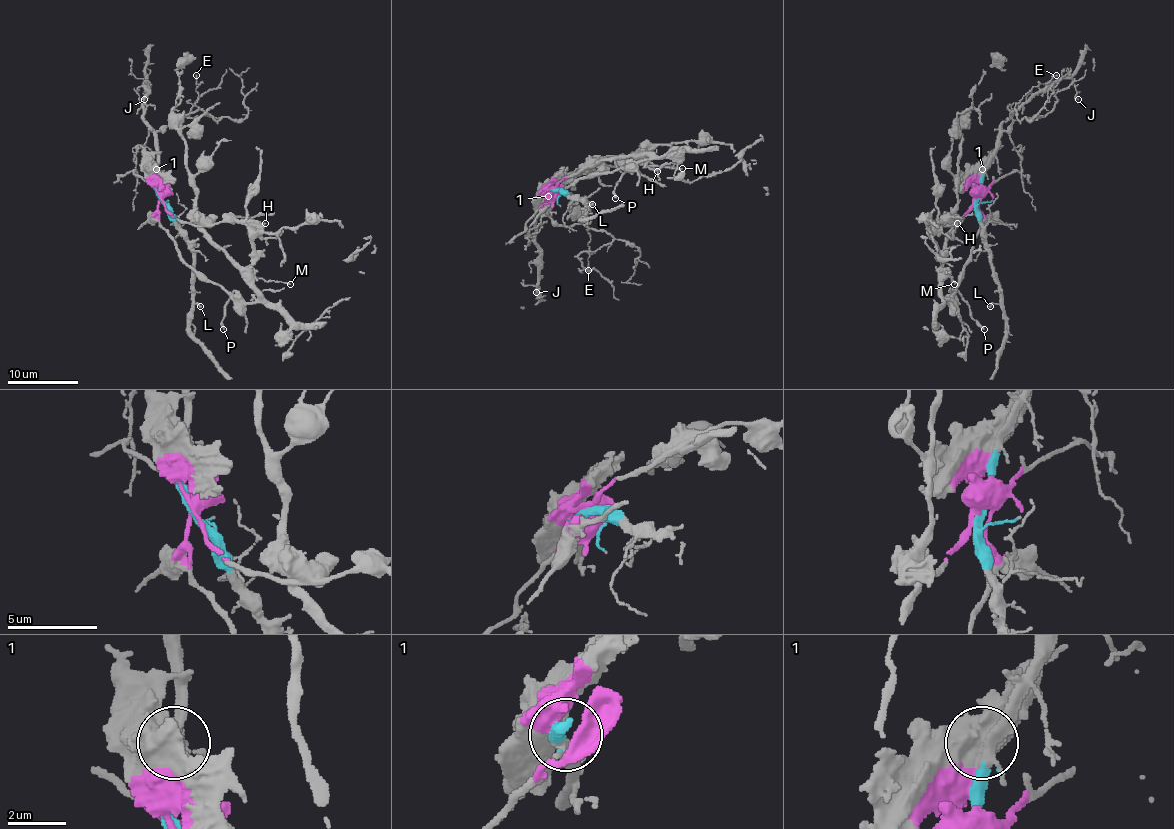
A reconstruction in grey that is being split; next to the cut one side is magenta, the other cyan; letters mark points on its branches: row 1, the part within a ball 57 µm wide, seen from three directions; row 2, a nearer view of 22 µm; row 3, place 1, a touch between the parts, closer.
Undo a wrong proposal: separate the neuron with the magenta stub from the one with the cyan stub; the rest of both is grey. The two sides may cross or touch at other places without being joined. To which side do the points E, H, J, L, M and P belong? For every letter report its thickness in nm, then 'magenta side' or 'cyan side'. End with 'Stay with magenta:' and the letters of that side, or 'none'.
E: 130 nm | cyan side
H: 120 nm | magenta side
J: 140 nm | cyan side
L: 170 nm | cyan side
M: 140 nm | magenta side
P: 240 nm | magenta side
Stay with magenta: H, M, P

